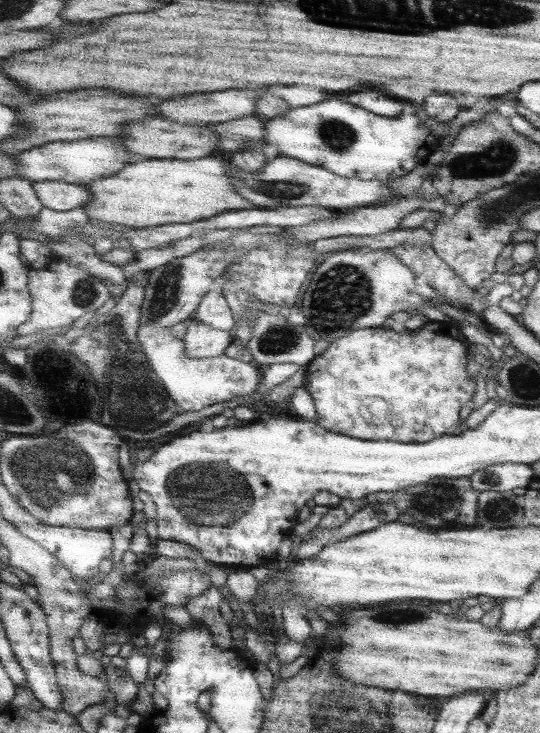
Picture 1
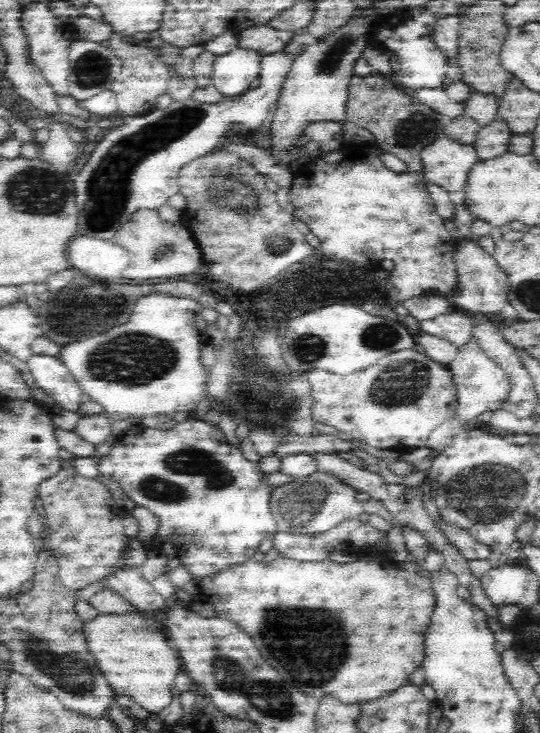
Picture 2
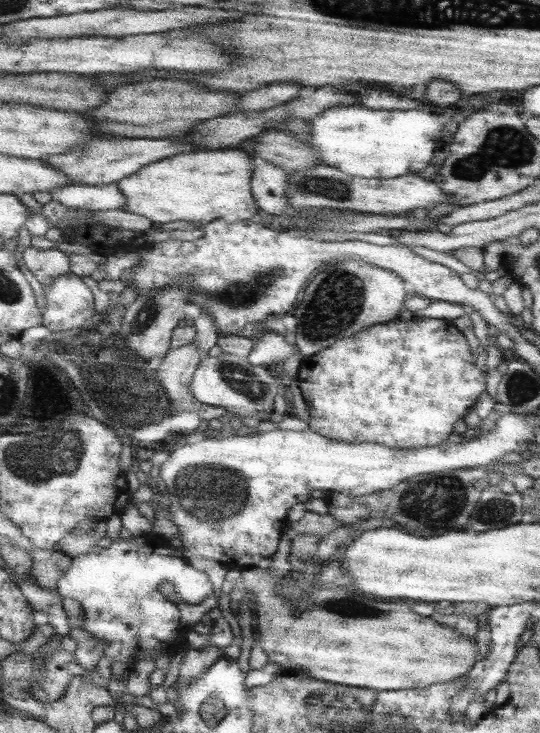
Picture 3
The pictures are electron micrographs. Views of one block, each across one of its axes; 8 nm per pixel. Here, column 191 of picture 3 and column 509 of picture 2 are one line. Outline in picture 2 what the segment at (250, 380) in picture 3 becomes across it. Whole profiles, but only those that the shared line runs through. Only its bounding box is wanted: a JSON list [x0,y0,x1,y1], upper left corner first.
[417,338,510,470]

